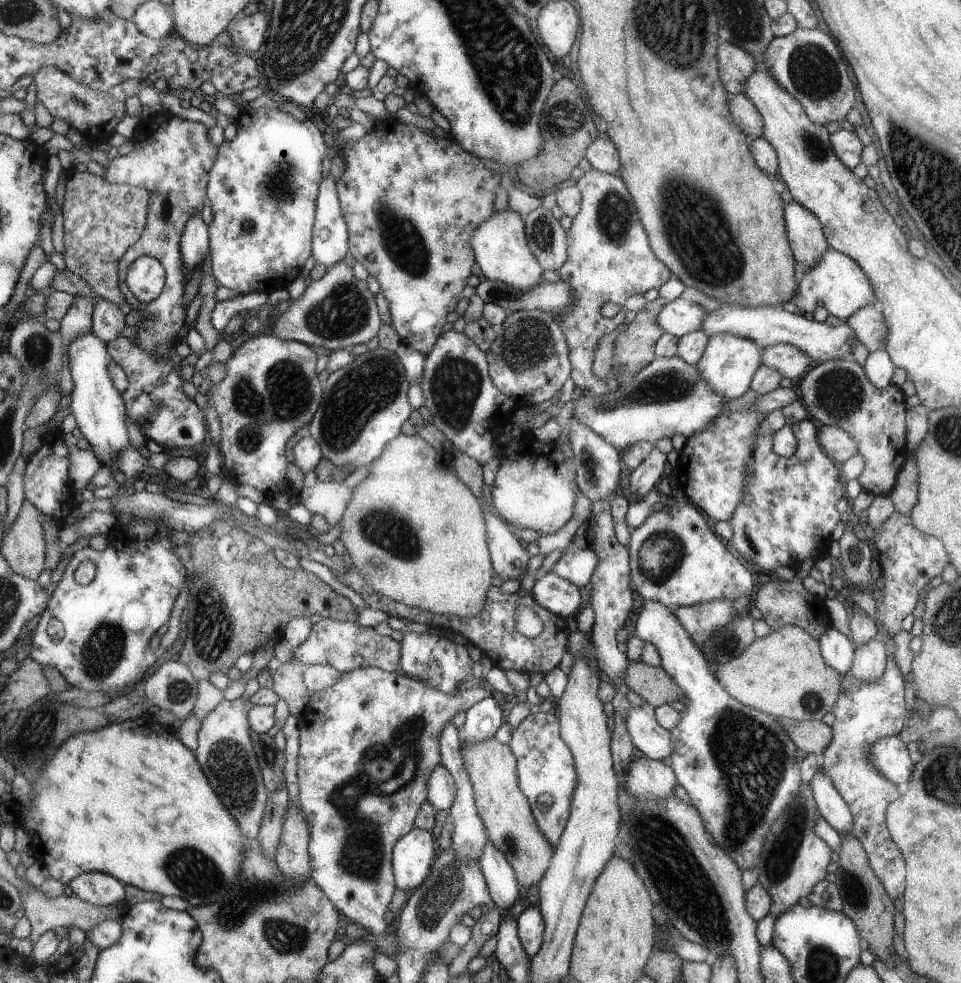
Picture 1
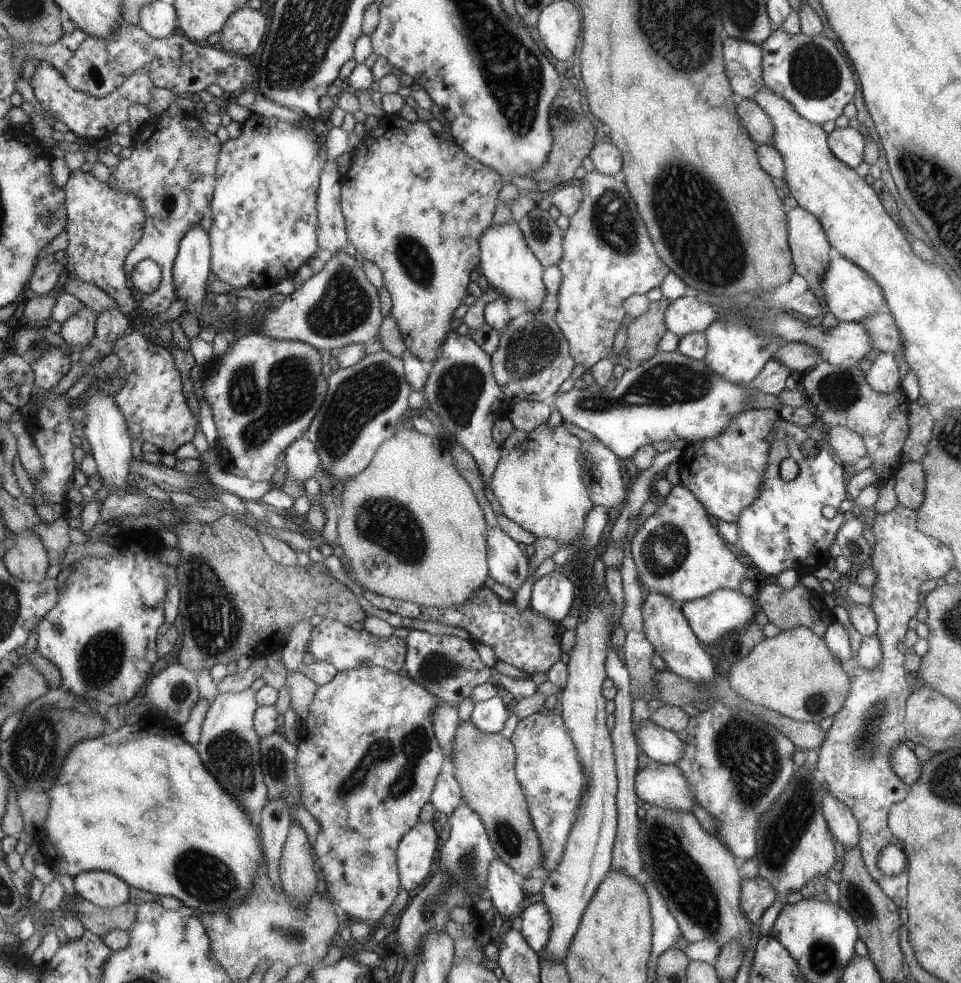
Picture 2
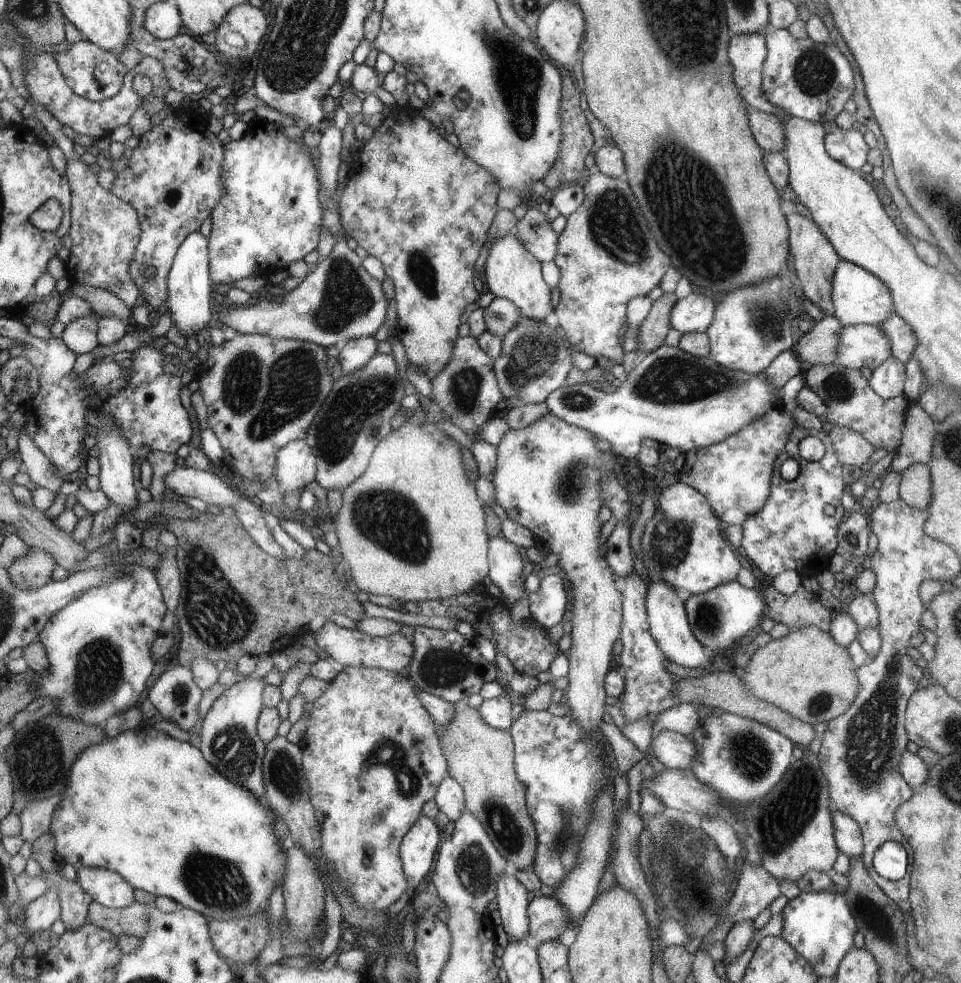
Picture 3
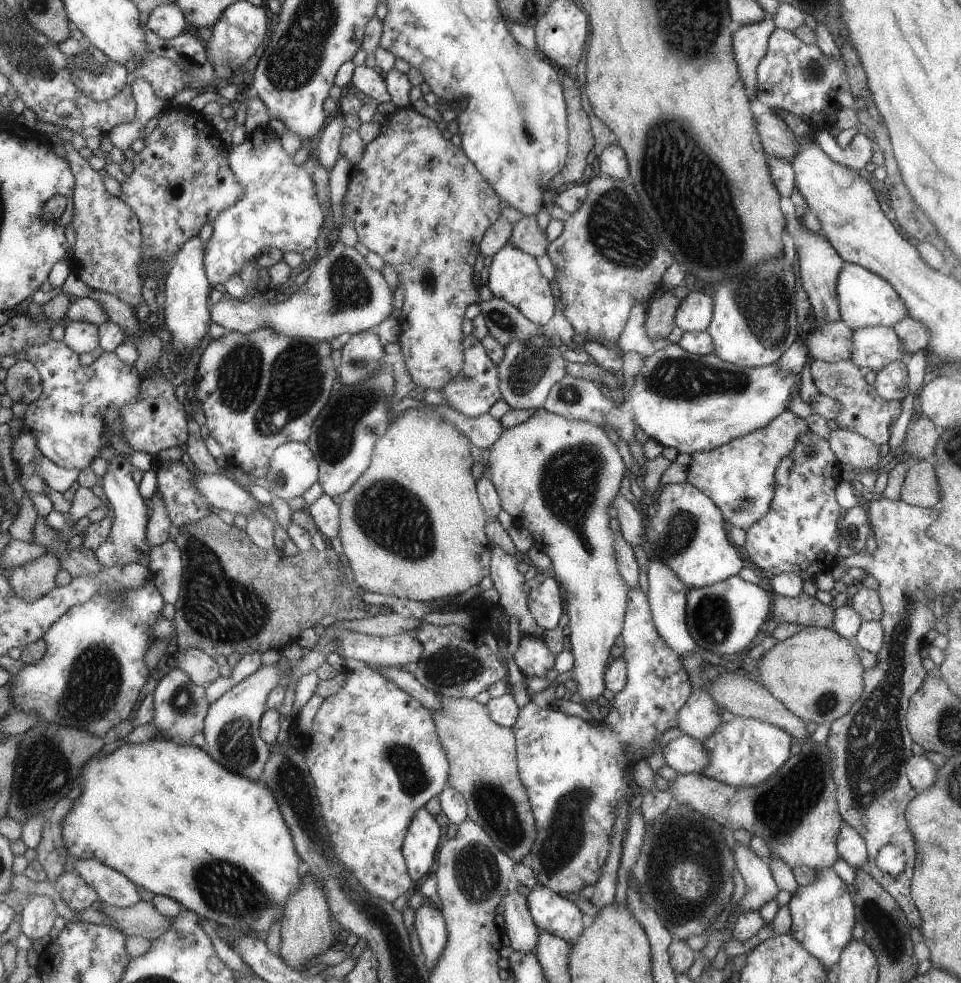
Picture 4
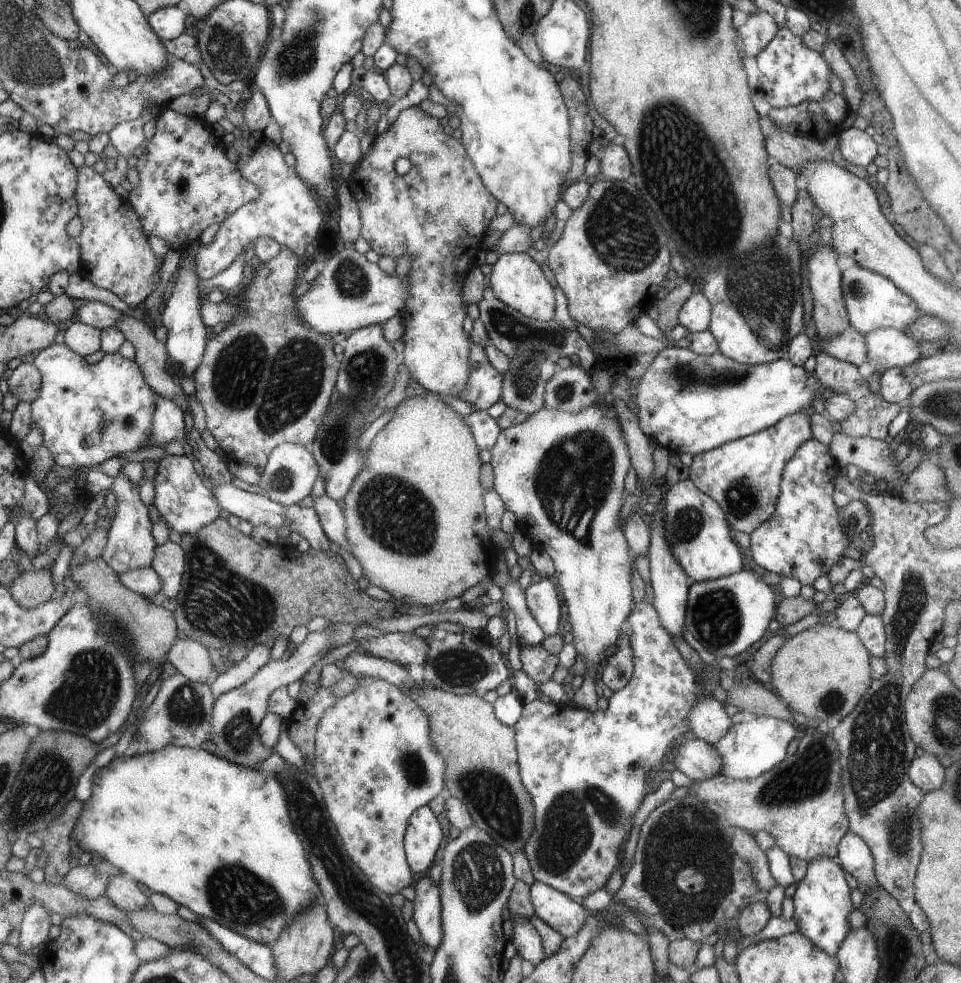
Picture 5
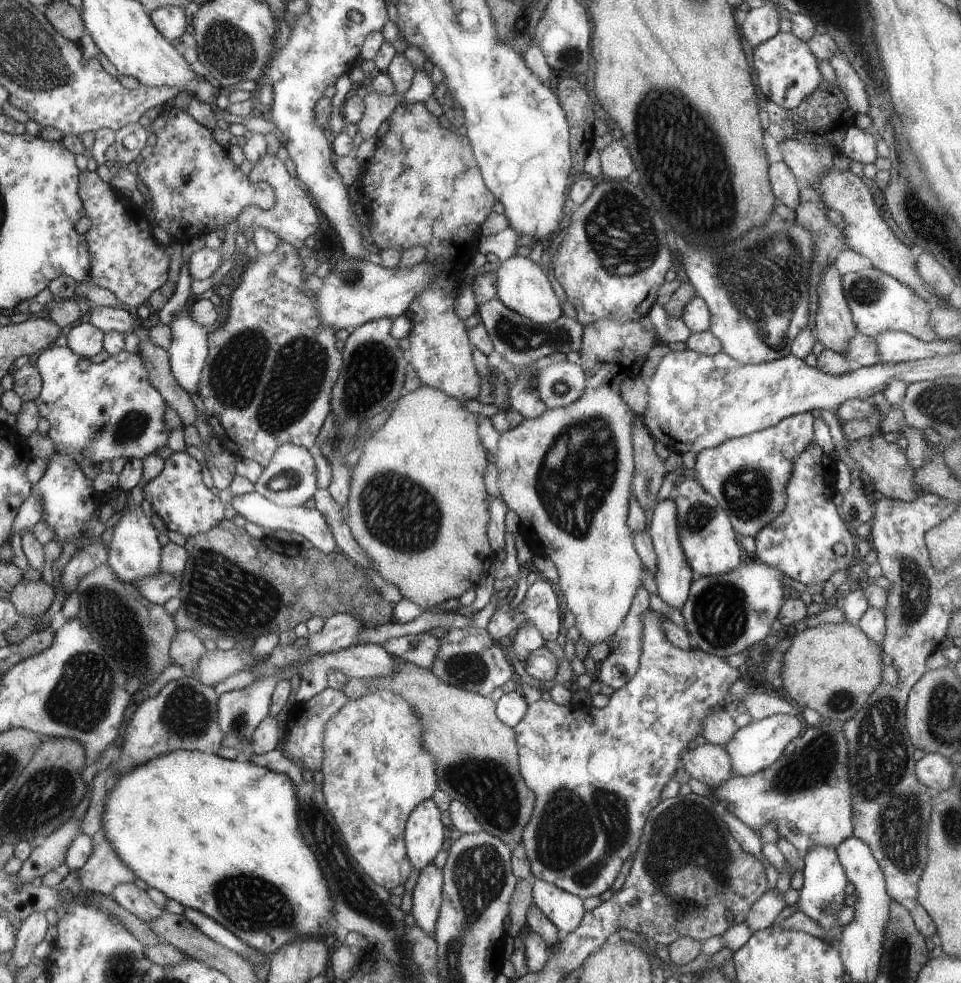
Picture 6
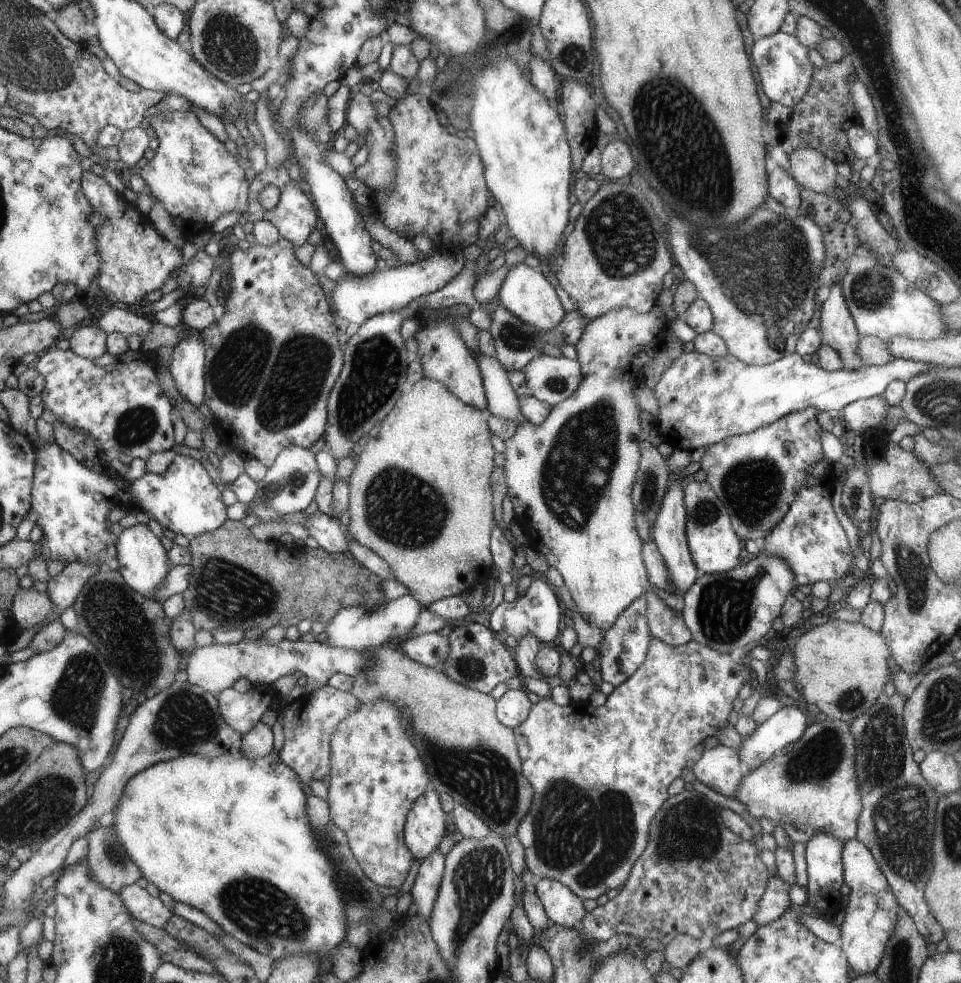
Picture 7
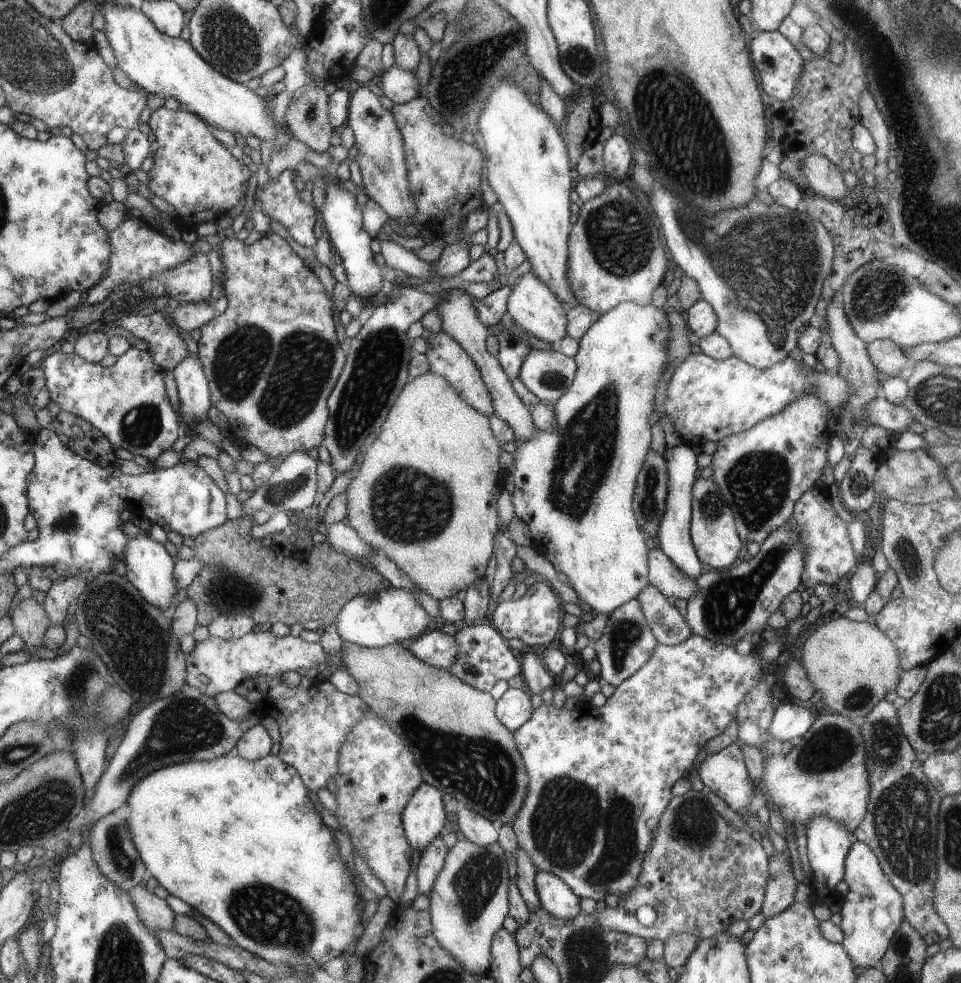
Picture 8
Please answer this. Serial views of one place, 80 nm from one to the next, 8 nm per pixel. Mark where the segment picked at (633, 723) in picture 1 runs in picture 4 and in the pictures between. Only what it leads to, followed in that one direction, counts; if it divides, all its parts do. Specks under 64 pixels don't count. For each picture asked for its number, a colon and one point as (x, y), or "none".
2: (662, 746)
3: (675, 751)
4: (685, 754)

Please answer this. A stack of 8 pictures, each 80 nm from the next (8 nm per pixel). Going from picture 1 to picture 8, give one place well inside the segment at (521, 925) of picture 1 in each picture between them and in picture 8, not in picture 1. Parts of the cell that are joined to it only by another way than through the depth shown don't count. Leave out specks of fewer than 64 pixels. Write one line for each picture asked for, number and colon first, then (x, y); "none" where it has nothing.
2: (535, 925)
3: (547, 919)
4: (552, 913)
5: (557, 909)
6: (564, 910)
7: (562, 907)
8: (555, 896)

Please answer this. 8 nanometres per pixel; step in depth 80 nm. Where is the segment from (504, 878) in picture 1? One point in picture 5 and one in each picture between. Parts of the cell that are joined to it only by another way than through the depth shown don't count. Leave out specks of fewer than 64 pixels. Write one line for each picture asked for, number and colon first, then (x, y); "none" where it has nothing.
2: (506, 894)
3: (512, 898)
4: (521, 933)
5: (525, 938)

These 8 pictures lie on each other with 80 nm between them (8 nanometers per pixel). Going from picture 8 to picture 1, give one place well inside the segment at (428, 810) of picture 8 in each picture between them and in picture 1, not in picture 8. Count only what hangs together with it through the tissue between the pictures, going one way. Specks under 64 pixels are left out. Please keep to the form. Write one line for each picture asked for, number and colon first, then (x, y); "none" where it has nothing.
1: (413, 853)
2: (414, 854)
3: (418, 845)
4: (422, 837)
5: (422, 836)
6: (423, 832)
7: (424, 826)

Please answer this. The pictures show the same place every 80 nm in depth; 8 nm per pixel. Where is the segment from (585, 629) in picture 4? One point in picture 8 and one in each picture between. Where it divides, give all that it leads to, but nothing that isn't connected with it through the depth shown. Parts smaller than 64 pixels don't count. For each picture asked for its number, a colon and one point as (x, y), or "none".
5: (561, 473)
6: (566, 474)
7: (569, 478)
8: (573, 487)

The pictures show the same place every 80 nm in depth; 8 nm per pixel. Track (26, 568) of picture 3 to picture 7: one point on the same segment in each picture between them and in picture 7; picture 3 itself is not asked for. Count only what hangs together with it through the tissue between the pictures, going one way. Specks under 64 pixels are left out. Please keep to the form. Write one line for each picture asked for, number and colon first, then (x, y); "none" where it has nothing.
4: (33, 580)
5: (34, 588)
6: (31, 599)
7: (30, 608)

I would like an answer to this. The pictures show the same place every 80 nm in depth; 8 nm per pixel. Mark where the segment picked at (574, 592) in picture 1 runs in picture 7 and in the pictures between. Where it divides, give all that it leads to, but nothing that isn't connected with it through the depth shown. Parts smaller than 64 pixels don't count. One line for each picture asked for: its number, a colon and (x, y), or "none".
2: (551, 596)
3: (546, 604)
4: (544, 602)
5: (541, 599)
6: (539, 607)
7: (536, 613)

